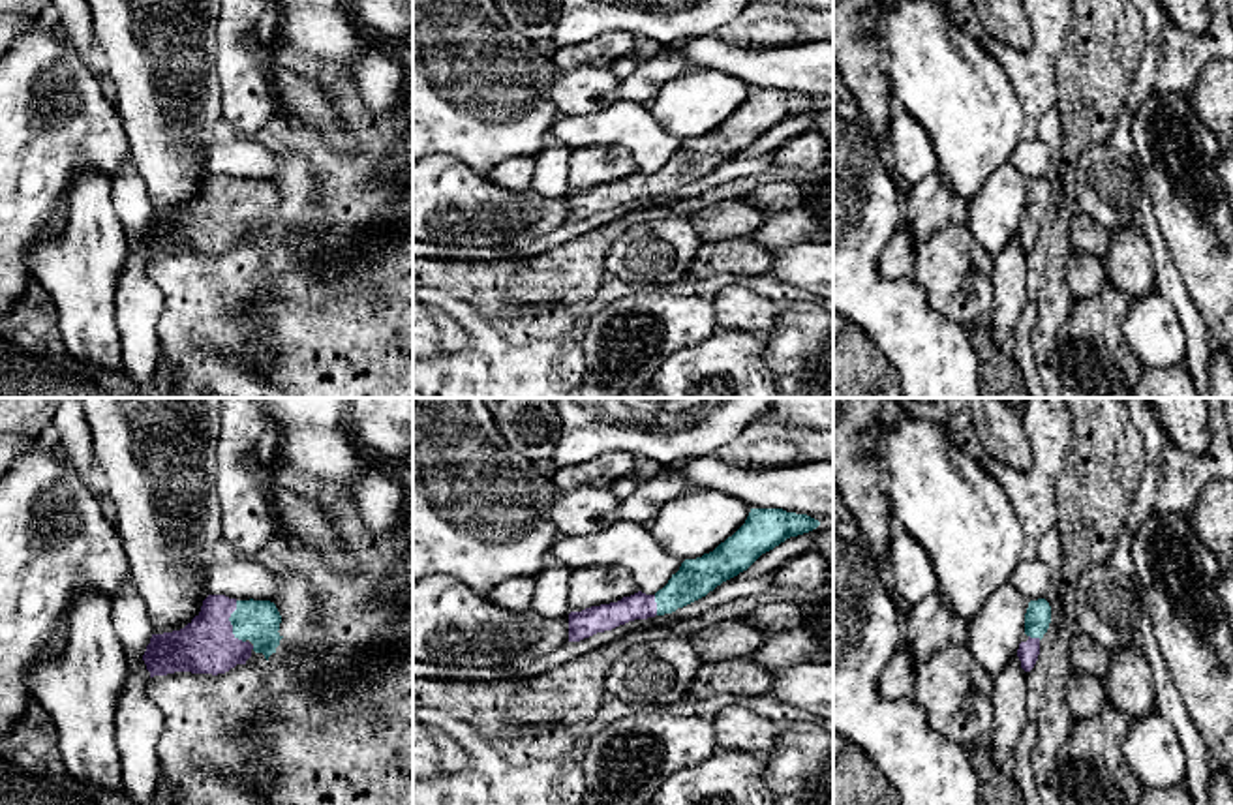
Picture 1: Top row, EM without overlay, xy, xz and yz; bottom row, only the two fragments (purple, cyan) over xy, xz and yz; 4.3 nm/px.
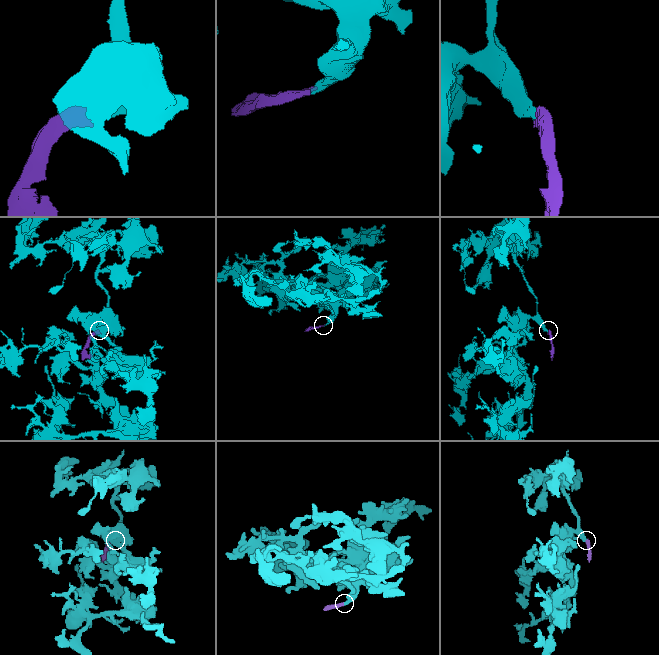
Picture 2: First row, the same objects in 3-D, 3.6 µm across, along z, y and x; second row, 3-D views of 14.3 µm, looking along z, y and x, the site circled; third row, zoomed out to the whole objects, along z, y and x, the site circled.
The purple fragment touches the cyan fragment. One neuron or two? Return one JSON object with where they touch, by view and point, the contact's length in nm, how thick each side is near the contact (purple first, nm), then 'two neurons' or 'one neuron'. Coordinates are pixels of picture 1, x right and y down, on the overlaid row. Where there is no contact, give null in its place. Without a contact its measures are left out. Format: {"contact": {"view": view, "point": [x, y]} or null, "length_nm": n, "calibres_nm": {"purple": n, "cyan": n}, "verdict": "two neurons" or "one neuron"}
{"contact": {"view": "xy", "point": [229, 623]}, "length_nm": 190, "calibres_nm": {"purple": 240, "cyan": 180}, "verdict": "one neuron"}

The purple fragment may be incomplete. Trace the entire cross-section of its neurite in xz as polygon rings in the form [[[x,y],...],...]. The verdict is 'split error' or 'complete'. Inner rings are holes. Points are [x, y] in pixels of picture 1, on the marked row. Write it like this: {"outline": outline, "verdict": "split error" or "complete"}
{"outline": [[[751,509],[745,524],[732,537],[702,557],[685,559],[655,595],[638,591],[617,602],[571,612],[569,642],[580,642],[634,619],[672,614],[747,570],[762,554],[786,539],[809,533],[818,525],[820,522],[807,514]]], "verdict": "split error"}

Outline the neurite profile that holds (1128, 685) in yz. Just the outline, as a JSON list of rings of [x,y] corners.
[[[1134,644],[1111,653],[1109,674],[1104,683],[1107,700],[1130,721],[1156,709],[1152,670]]]

